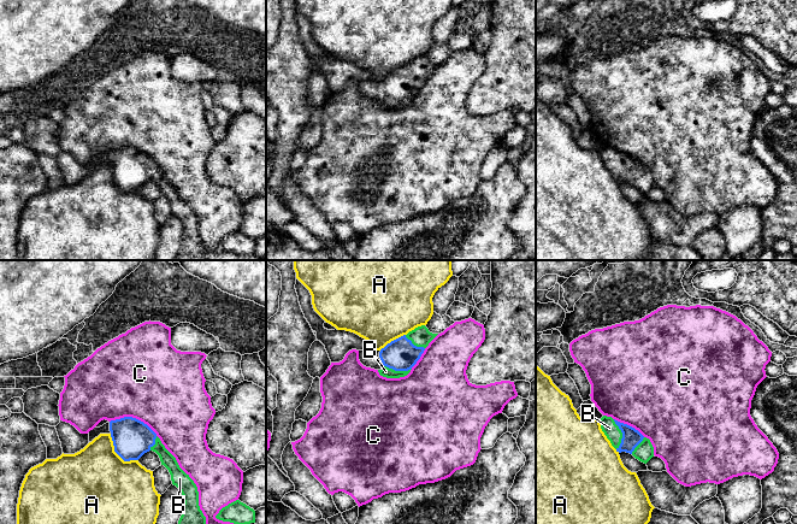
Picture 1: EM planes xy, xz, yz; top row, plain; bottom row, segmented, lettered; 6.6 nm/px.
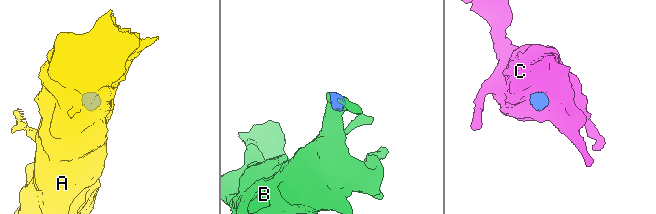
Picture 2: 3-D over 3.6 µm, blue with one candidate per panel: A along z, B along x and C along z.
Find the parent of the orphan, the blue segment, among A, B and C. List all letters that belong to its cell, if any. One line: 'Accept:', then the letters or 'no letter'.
Accept: B

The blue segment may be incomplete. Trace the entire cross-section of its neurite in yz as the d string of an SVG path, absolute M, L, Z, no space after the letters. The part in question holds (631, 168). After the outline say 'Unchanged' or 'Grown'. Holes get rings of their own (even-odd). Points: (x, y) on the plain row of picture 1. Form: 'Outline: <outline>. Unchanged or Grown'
Outline: M603 146L600 149L600 154L602 161L616 182L630 183L644 194L647 194L654 187L654 177L650 170L644 167L634 158L607 146Z. Grown

